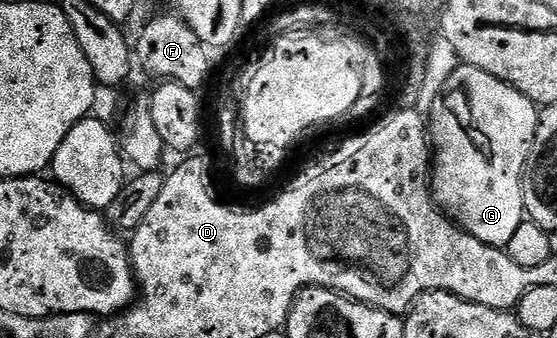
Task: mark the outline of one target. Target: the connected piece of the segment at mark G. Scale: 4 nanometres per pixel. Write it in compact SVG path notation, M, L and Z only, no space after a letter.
M461 64L446 80L430 114L430 145L434 150L432 195L460 228L487 245L507 247L526 219L524 182L536 138L537 106L514 86L473 65Z

